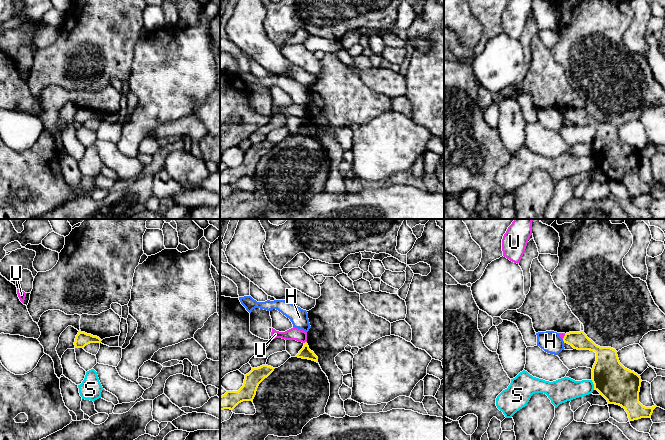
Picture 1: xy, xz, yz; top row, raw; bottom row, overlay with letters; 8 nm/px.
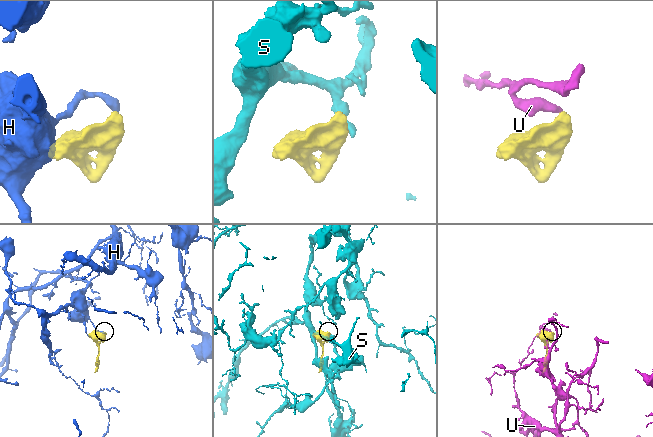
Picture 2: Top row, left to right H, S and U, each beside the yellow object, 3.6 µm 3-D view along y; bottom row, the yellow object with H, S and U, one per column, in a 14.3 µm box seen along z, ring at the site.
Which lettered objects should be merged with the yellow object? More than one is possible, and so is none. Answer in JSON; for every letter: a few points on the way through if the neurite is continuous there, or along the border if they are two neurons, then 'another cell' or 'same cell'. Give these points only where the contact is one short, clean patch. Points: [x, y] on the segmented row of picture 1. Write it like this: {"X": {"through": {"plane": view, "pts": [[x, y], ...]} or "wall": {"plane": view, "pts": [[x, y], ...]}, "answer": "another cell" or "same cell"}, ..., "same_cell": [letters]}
{"H": {"wall": {"plane": "yz", "pts": [[562, 339], [564, 343]]}, "answer": "another cell"}, "S": {"wall": {"plane": "yz", "pts": [[591, 379], [594, 388]]}, "answer": "another cell"}, "U": {"wall": {"plane": "xz", "pts": [[306, 341], [304, 343]]}, "answer": "another cell"}, "same_cell": []}

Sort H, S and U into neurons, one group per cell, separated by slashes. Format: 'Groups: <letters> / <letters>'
Groups: H / S / U

